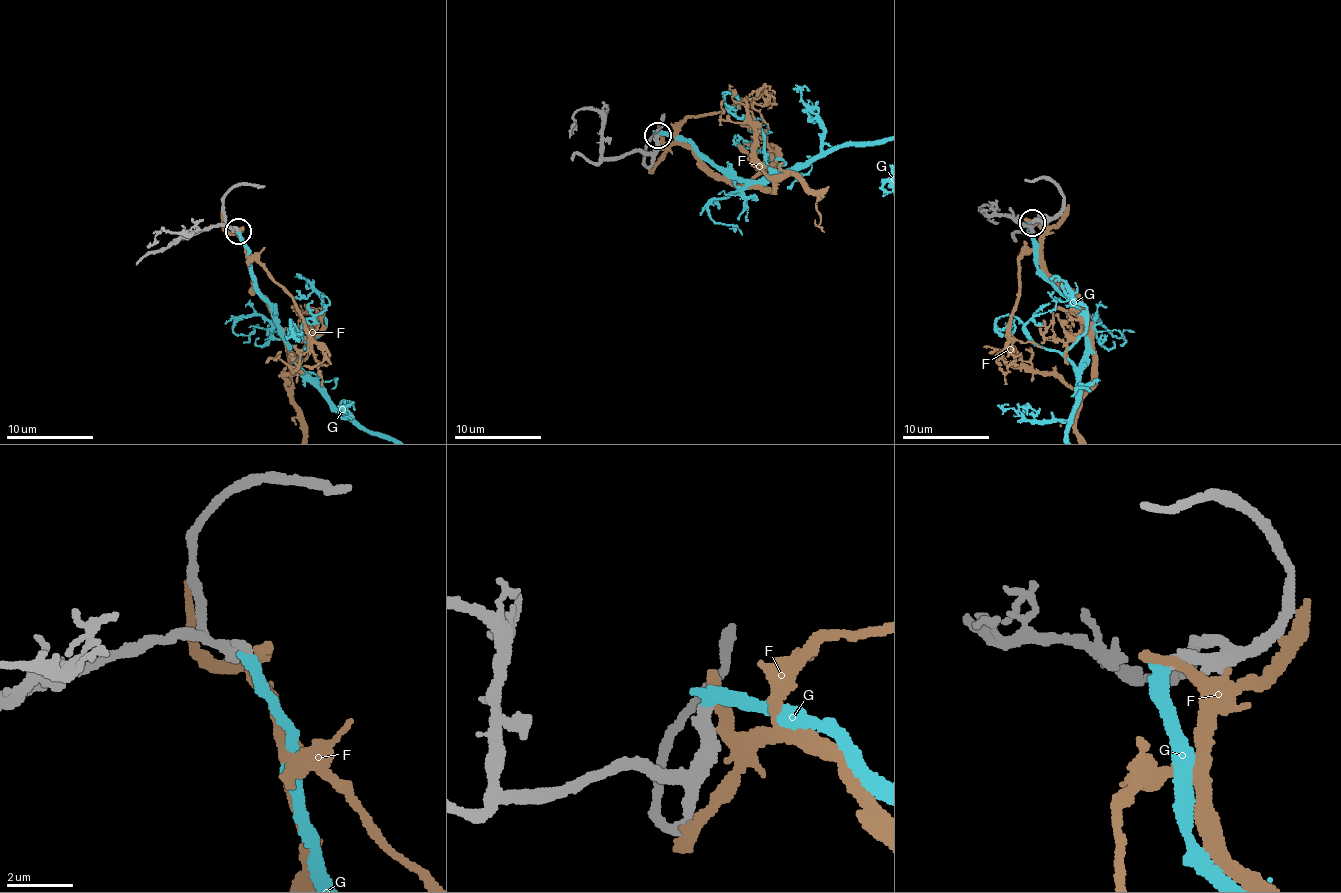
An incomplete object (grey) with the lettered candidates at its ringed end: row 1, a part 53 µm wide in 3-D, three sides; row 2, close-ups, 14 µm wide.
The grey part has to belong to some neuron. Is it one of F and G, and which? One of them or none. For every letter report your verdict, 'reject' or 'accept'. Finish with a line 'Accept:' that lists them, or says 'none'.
F: reject
G: accept
Accept: G

